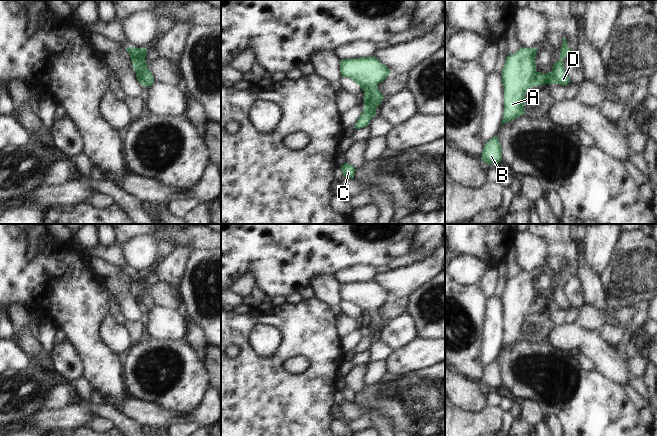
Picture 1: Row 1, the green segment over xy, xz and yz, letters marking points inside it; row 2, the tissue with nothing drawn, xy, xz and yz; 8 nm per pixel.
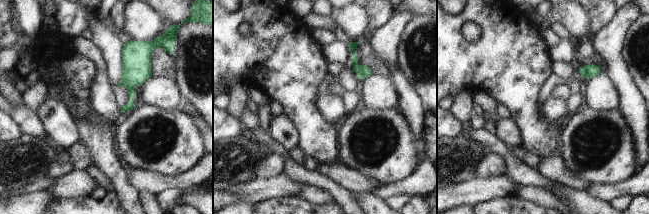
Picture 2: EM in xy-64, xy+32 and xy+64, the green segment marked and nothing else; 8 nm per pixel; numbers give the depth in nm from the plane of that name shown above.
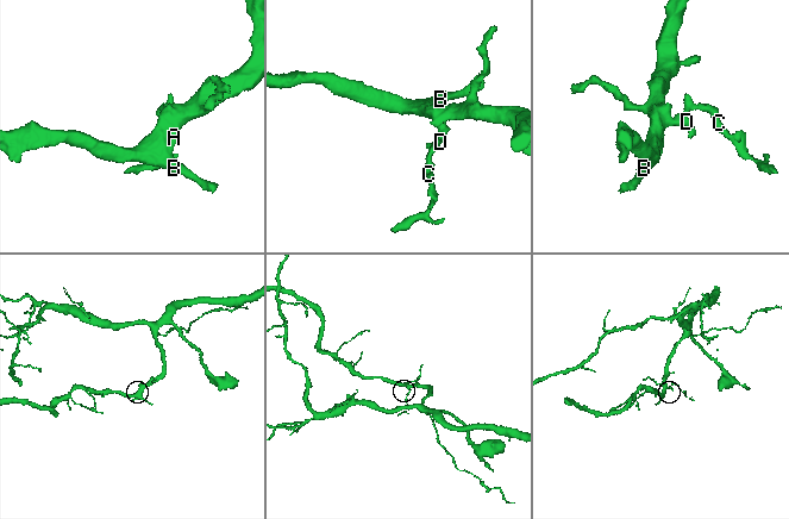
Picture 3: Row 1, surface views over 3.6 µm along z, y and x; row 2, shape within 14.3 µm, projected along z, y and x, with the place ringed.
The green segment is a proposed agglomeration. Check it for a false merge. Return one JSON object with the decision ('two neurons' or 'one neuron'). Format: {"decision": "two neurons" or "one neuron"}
{"decision": "one neuron"}

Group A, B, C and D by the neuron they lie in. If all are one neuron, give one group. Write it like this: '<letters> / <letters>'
A B C D

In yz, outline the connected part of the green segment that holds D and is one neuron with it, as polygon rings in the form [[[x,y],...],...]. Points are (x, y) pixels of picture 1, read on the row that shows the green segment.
[[[563,38],[560,51],[560,59],[554,62],[552,71],[546,74],[536,71],[537,48],[521,47],[516,53],[506,57],[501,73],[504,87],[504,113],[501,126],[525,113],[525,93],[533,86],[542,84],[566,86],[571,81],[563,63],[563,59],[571,53],[566,38]]]

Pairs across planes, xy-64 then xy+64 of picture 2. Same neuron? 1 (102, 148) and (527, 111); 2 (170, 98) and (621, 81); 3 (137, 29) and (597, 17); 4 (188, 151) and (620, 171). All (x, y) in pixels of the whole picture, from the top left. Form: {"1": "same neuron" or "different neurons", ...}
{"1": "same neuron", "2": "different neurons", "3": "different neurons", "4": "same neuron"}

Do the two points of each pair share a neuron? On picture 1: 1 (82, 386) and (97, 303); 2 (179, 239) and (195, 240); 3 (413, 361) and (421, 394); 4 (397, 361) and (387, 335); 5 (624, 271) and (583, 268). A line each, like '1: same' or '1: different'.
1: different
2: same
3: different
4: different
5: different

